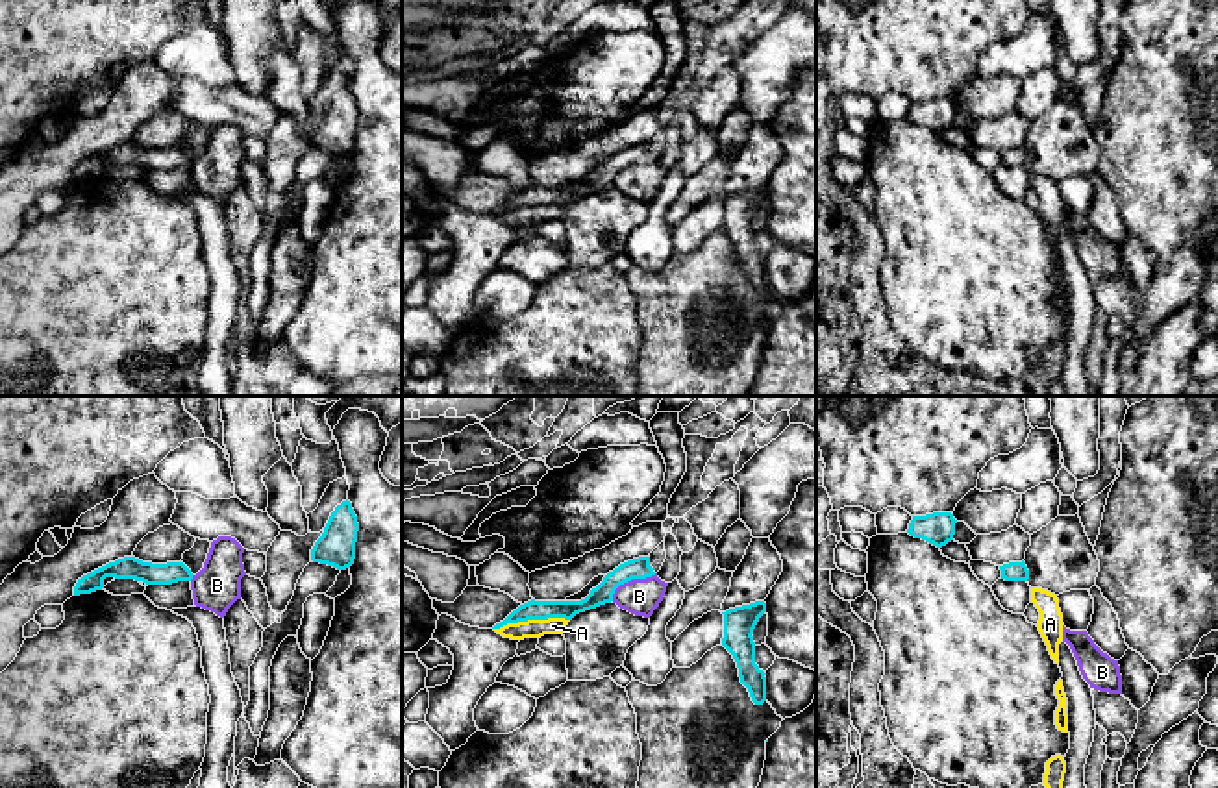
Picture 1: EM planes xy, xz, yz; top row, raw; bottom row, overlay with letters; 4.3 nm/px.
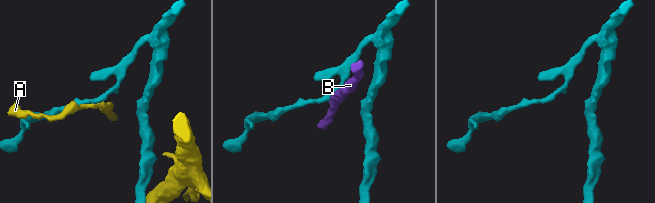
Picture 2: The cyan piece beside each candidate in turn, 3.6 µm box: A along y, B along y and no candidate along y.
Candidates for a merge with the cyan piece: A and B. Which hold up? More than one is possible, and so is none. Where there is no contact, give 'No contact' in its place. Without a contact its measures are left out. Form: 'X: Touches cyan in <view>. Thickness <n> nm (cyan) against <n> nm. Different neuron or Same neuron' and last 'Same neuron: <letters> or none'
A: Touches cyan in xz. Thickness 80 nm (cyan) against 80 nm. Different neuron
B: Touches cyan in xz. Thickness 100 nm (cyan) against 160 nm. Different neuron
Same neuron: none

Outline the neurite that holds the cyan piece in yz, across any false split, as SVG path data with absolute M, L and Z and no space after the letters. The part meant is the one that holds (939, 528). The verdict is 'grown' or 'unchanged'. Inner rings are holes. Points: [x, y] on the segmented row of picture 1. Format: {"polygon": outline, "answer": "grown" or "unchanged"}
{"polygon": "M933 512L926 516L913 516L907 533L914 538L922 538L937 548L953 540L955 523L951 512Z", "answer": "unchanged"}

